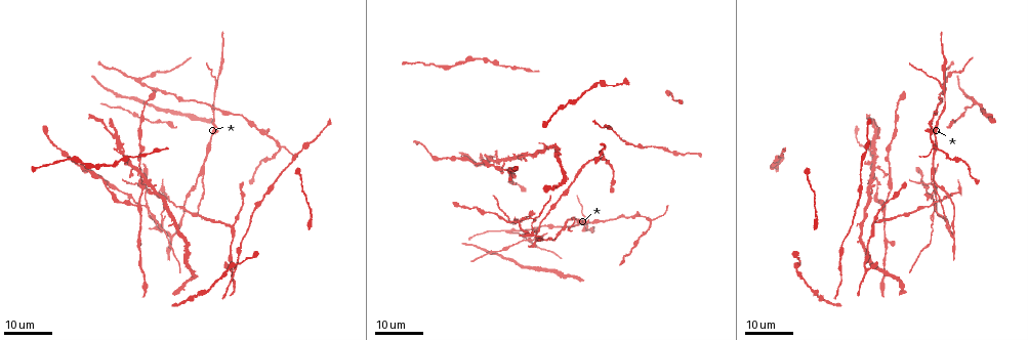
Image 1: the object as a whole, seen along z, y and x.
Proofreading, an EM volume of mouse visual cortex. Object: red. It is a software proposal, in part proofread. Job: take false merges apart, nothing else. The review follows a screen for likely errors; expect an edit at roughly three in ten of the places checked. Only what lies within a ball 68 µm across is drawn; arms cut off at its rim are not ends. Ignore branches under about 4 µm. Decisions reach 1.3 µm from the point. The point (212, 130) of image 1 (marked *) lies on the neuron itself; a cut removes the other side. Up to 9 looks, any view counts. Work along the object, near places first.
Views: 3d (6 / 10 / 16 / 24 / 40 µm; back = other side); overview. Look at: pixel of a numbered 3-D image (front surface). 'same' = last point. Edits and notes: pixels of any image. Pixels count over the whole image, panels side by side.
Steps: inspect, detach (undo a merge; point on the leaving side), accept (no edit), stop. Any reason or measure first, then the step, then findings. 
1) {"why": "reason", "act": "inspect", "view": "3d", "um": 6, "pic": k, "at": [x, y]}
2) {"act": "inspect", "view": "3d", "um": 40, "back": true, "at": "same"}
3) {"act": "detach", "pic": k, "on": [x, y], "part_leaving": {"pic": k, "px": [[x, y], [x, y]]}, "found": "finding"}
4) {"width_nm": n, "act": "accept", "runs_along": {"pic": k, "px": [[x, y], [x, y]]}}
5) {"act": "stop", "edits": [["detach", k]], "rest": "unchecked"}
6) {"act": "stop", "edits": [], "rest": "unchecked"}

{"why": "side arm on a straight run", "act": "inspect", "view": "3d", "um": 16, "pic": 1, "at": [942, 111]}

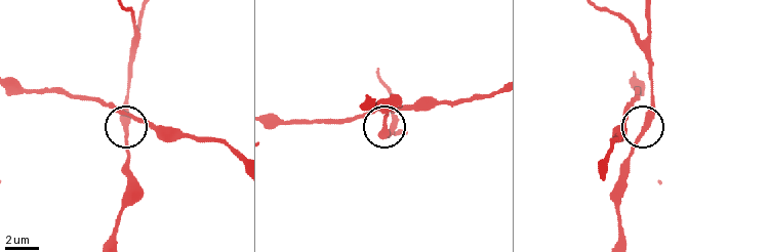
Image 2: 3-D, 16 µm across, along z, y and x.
{"act": "inspect", "view": "3d", "um": 10, "pic": 2, "at": [644, 129]}

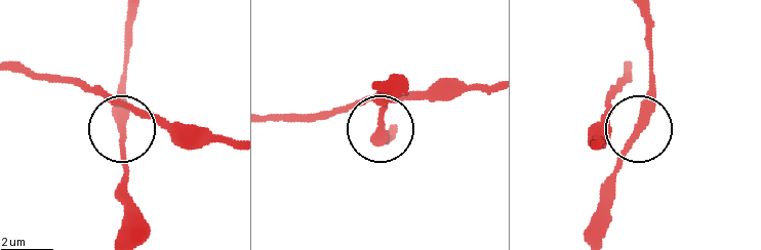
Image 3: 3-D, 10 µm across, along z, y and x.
{"arms": 3, "act": "accept", "runs_along": {"pic": 3, "px": [[119, 230], [123, 63]]}, "found": "continuous, no second neuron"}

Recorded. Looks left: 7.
{"why": "branch point", "act": "inspect", "view": "3d", "um": 24, "pic": 1, "at": [203, 175]}

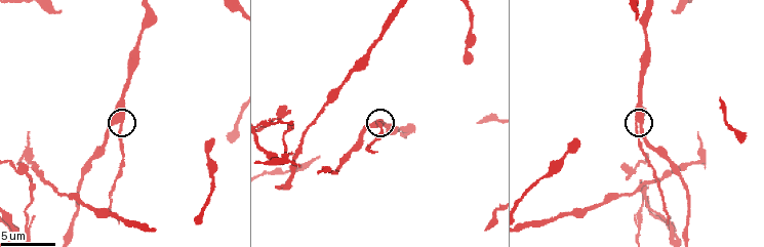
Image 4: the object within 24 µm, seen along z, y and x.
{"why": "zoom in", "act": "inspect", "view": "3d", "um": 10, "pic": 4, "at": [639, 121]}

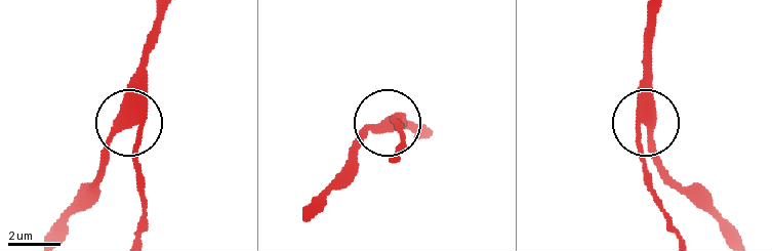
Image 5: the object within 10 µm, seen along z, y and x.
{"act": "accept", "runs_along": {"pic": 5, "px": [[656, 10], [649, 30], [643, 179]]}, "found": "all the same neuron"}

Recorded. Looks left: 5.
{"why": "three arms meet", "act": "inspect", "view": "3d", "um": 24, "pic": 1, "at": [148, 209]}

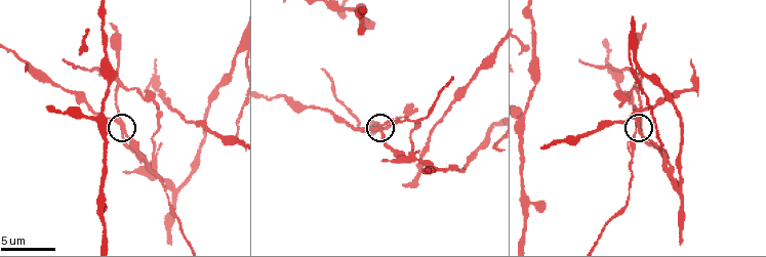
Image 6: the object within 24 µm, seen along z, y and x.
{"act": "inspect", "view": "3d", "um": 10, "pic": 6, "at": [121, 129]}

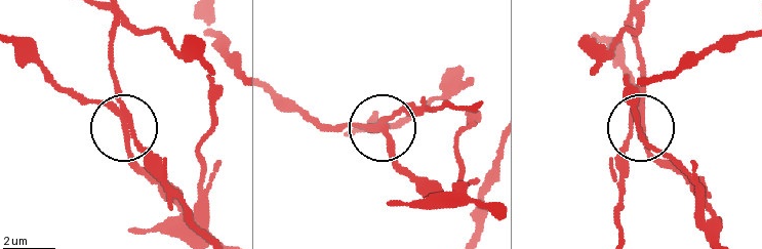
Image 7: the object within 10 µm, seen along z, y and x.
{"arms": 3, "act": "detach", "pic": 7, "on": [138, 143], "part_leaving": {"pic": 7, "px": [[123, 108], [134, 146], [202, 238]]}, "found": "a second neuron is stuck on"}

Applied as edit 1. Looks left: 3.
{"why": "redraw", "act": "inspect", "view": "overview"}

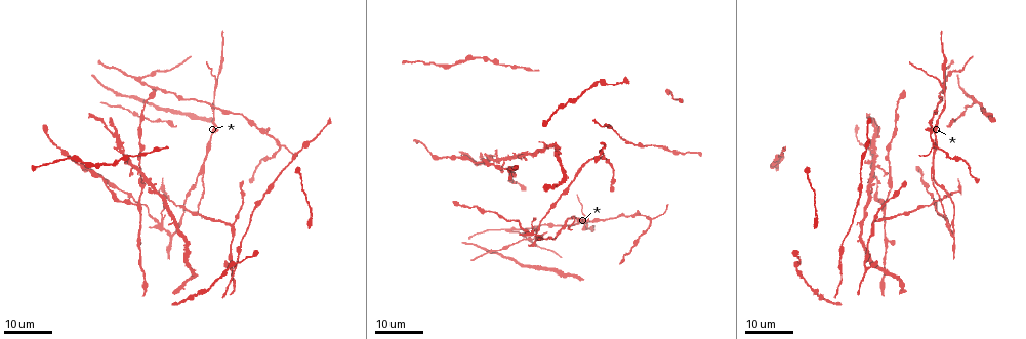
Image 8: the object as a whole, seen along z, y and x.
{"why": "three arms meet", "act": "inspect", "view": "3d", "um": 16, "pic": 8, "at": [159, 222]}

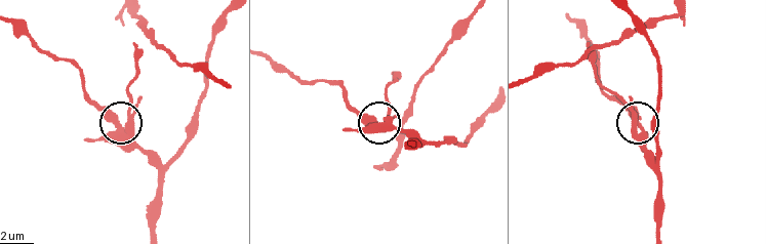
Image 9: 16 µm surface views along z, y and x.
{"act": "inspect", "view": "3d", "um": 6, "pic": 9, "at": [122, 124]}

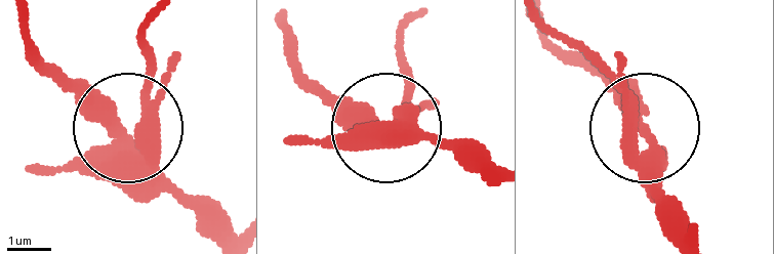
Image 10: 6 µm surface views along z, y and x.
{"arms": 3, "act": "detach", "pic": 10, "on": [141, 91], "part_leaving": {"pic": 10, "px": [[150, 157], [146, 16]]}, "found": "two neurons meet here"}

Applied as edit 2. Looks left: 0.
{"act": "stop", "edits": [["detach", 7], ["detach", 10]], "rest": "unchecked"}

